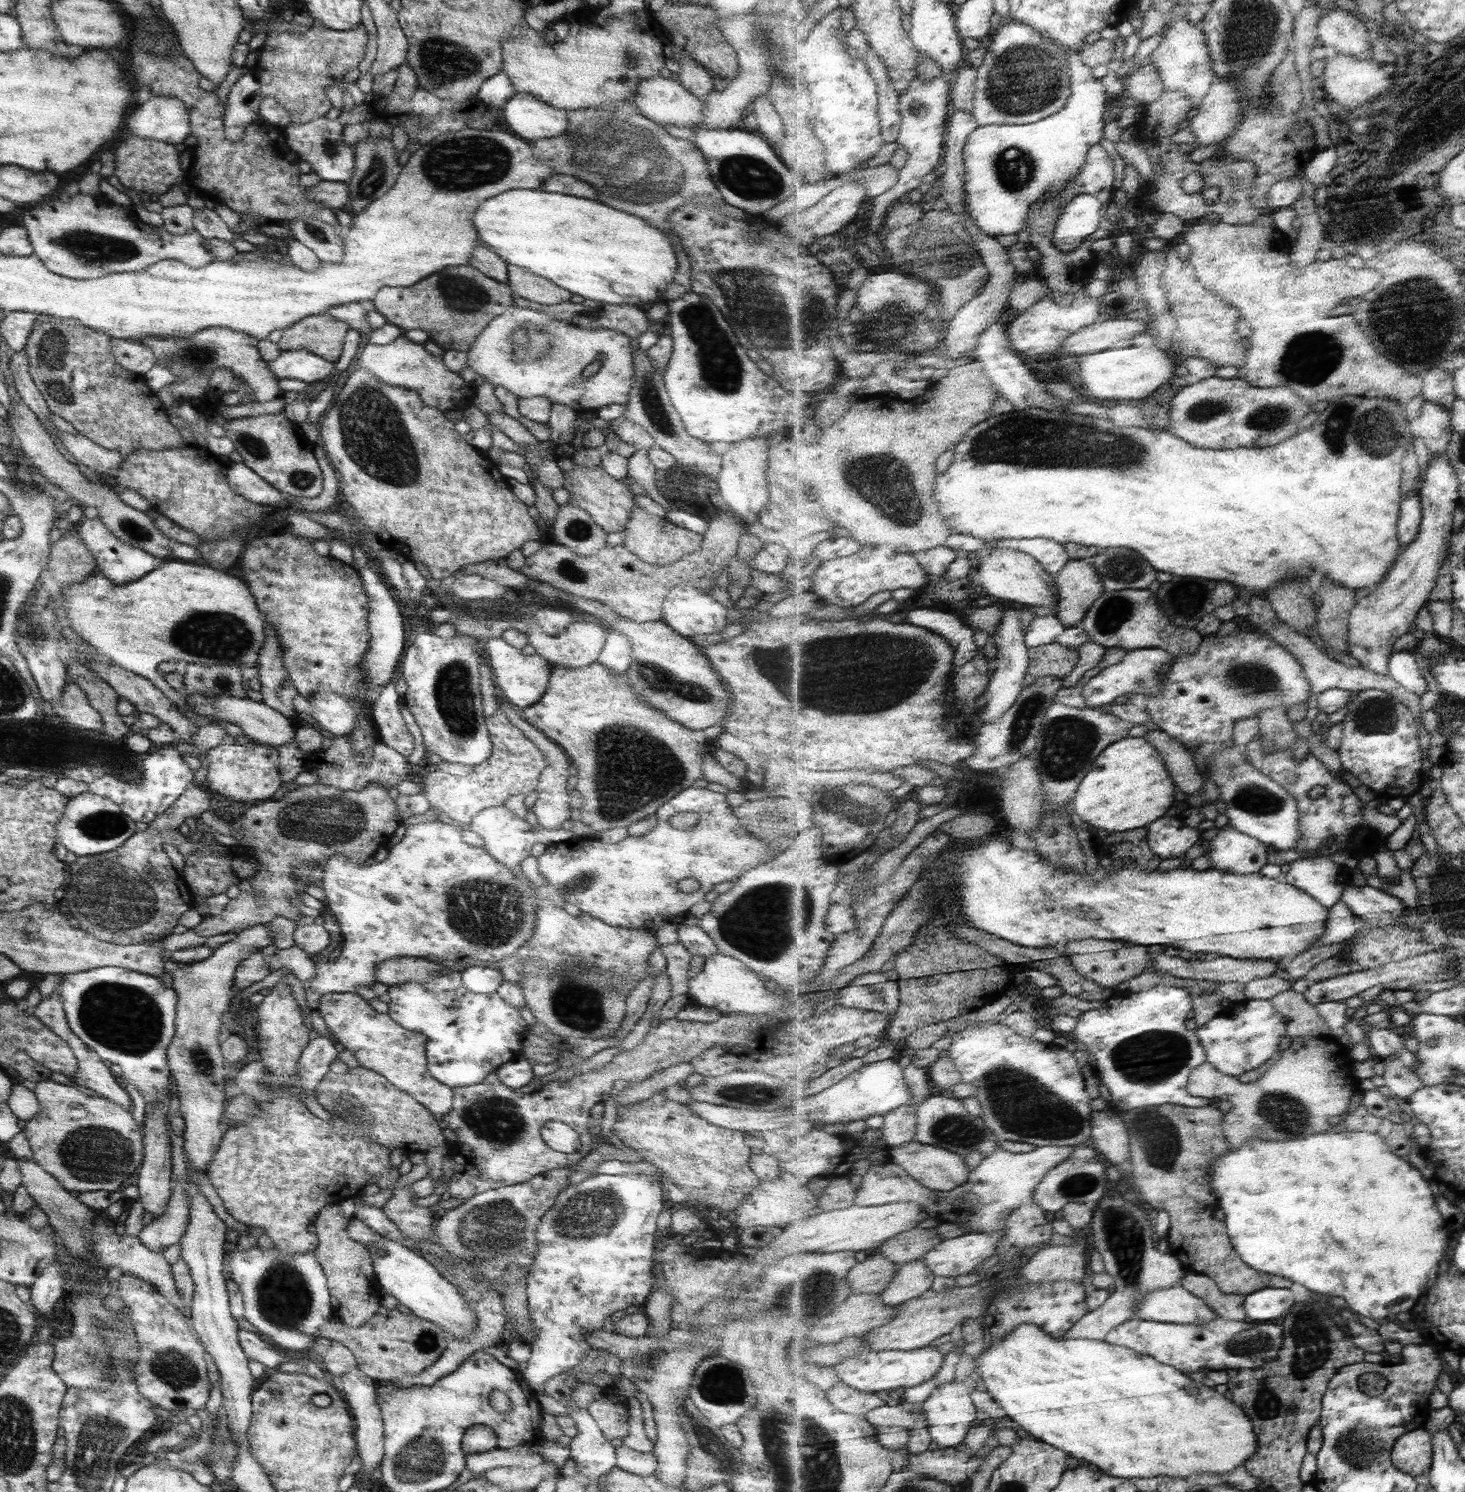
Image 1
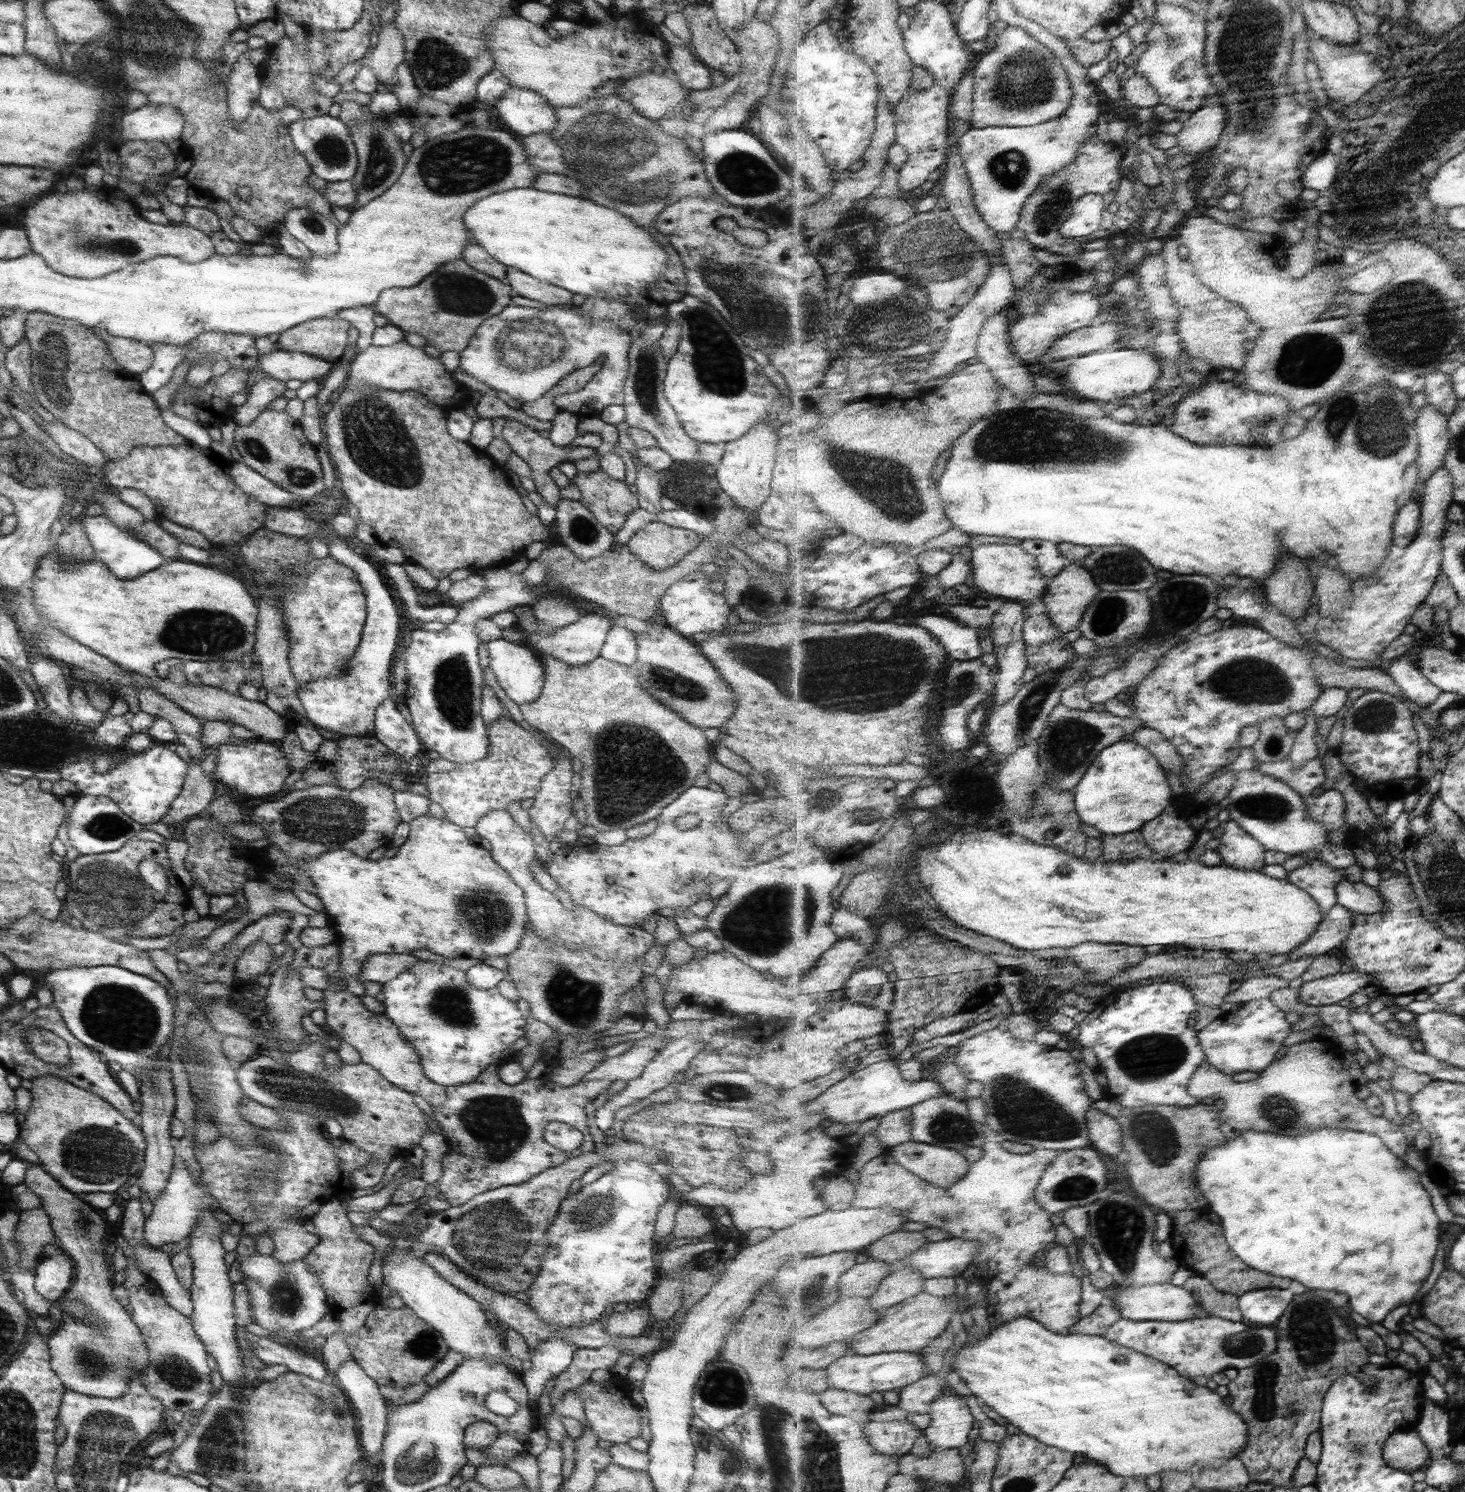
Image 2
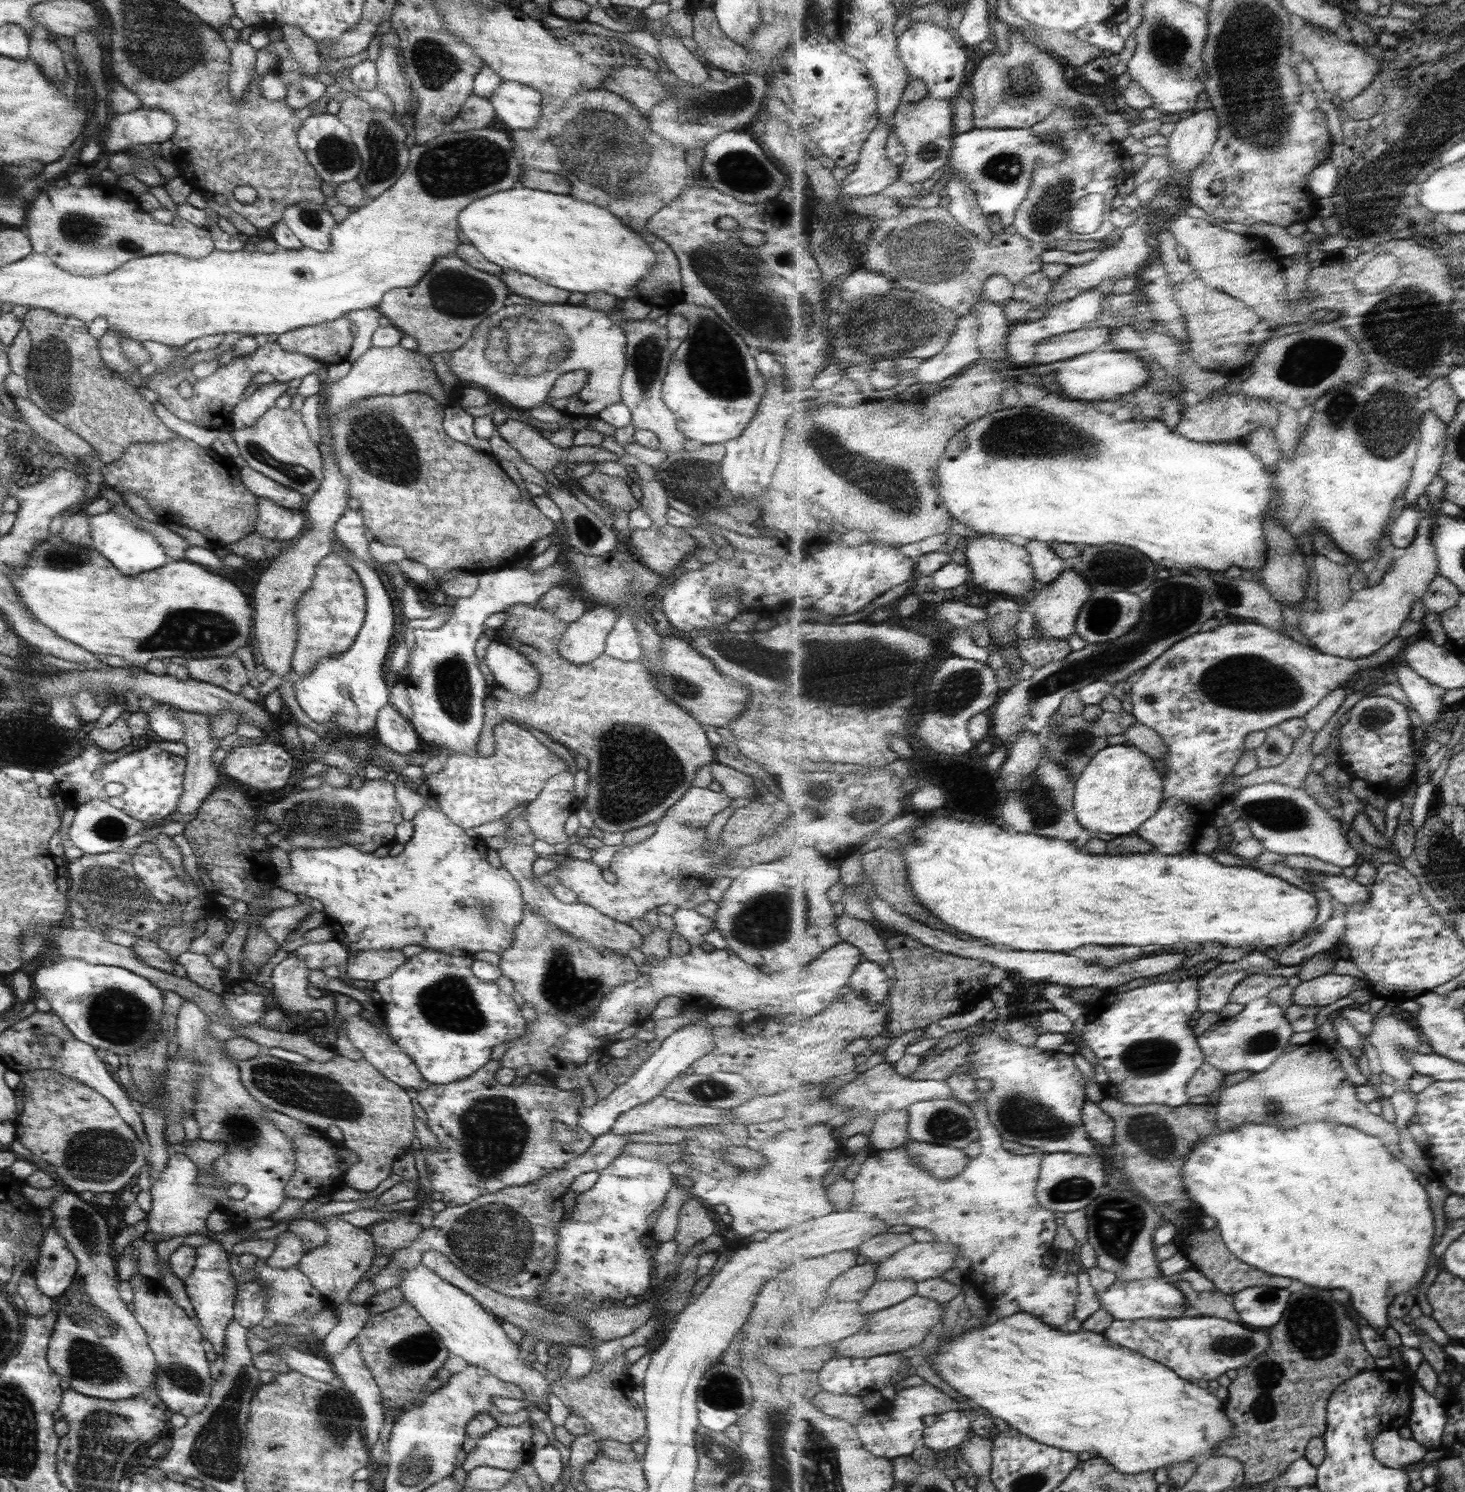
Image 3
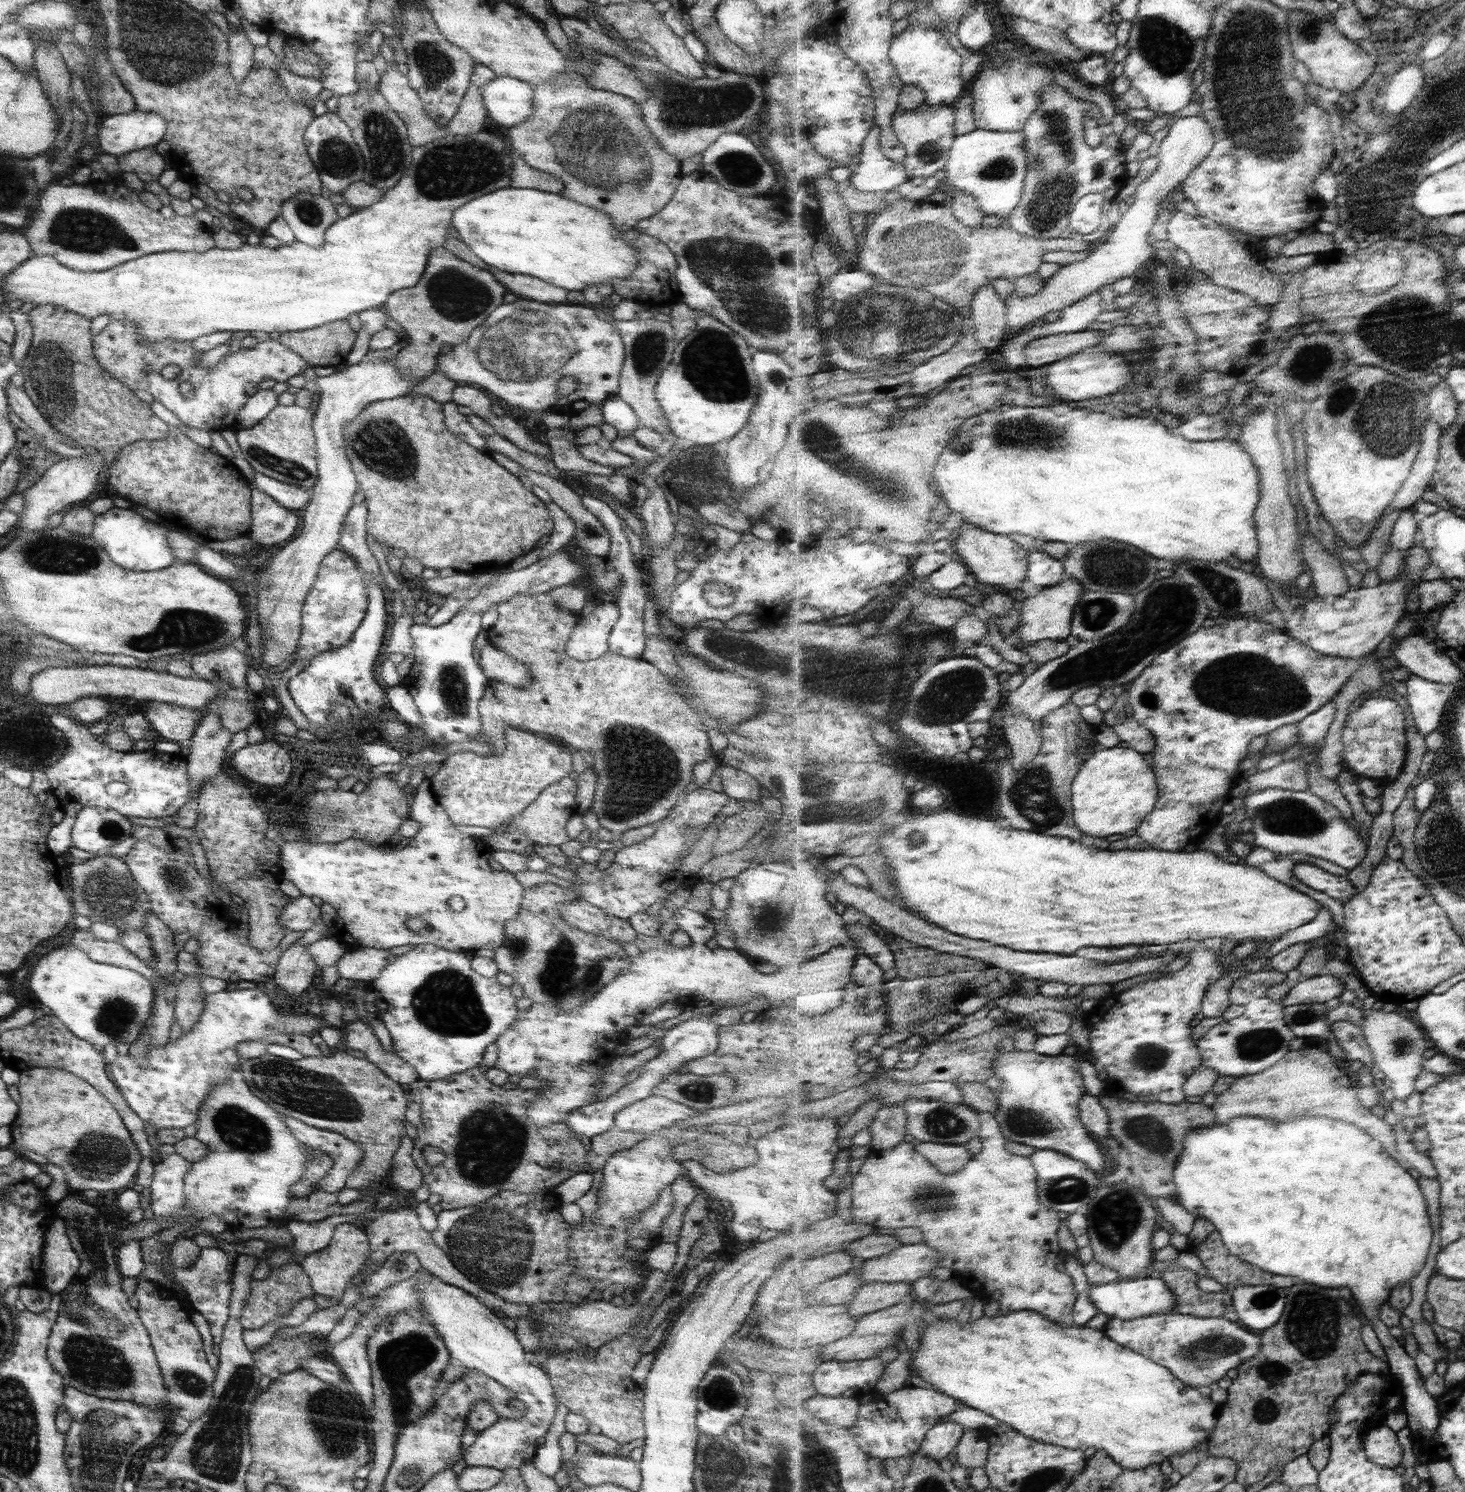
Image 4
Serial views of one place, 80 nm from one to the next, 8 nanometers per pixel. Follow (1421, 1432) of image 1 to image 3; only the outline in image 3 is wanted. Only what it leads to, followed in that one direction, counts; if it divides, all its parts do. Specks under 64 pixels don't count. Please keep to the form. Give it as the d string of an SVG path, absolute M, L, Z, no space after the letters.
M1384 1430L1373 1443L1374 1455L1389 1468L1402 1470L1425 1458L1428 1448L1415 1437L1405 1437L1399 1430Z

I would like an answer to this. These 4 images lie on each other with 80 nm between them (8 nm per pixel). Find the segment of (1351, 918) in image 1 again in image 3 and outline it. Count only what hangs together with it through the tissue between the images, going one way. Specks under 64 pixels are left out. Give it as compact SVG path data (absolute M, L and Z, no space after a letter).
M1337 905L1333 916L1322 924L1322 927L1312 935L1303 937L1291 946L1284 948L1277 961L1282 965L1301 965L1317 954L1331 950L1337 942L1341 941L1347 930L1347 917L1345 906Z

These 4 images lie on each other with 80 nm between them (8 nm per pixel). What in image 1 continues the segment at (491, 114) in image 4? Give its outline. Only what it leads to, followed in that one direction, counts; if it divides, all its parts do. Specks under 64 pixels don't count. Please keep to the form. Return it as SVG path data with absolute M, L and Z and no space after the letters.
M515 93L499 108L503 121L513 134L525 141L553 138L565 133L565 111L544 104L536 97Z

